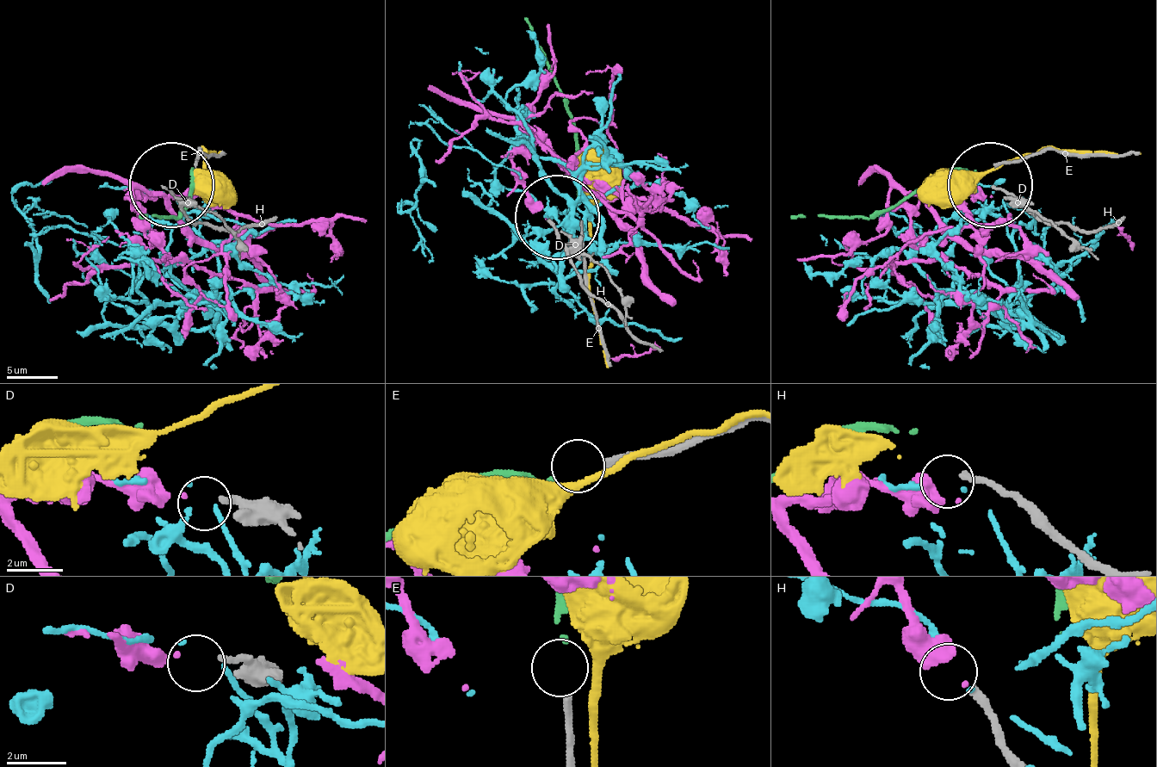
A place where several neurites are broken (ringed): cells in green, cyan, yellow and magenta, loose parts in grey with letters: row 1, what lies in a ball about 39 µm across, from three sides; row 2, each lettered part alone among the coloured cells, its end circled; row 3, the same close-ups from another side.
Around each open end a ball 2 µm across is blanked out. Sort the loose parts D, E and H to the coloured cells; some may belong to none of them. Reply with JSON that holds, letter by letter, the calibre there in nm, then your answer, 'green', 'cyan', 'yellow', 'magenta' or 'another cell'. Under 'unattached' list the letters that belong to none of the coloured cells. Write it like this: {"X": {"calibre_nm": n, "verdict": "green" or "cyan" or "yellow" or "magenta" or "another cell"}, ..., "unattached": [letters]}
{"D": {"calibre_nm": 200, "verdict": "magenta"}, "E": {"calibre_nm": 280, "verdict": "green"}, "H": {"calibre_nm": 240, "verdict": "another cell"}, "unattached": ["H"]}

